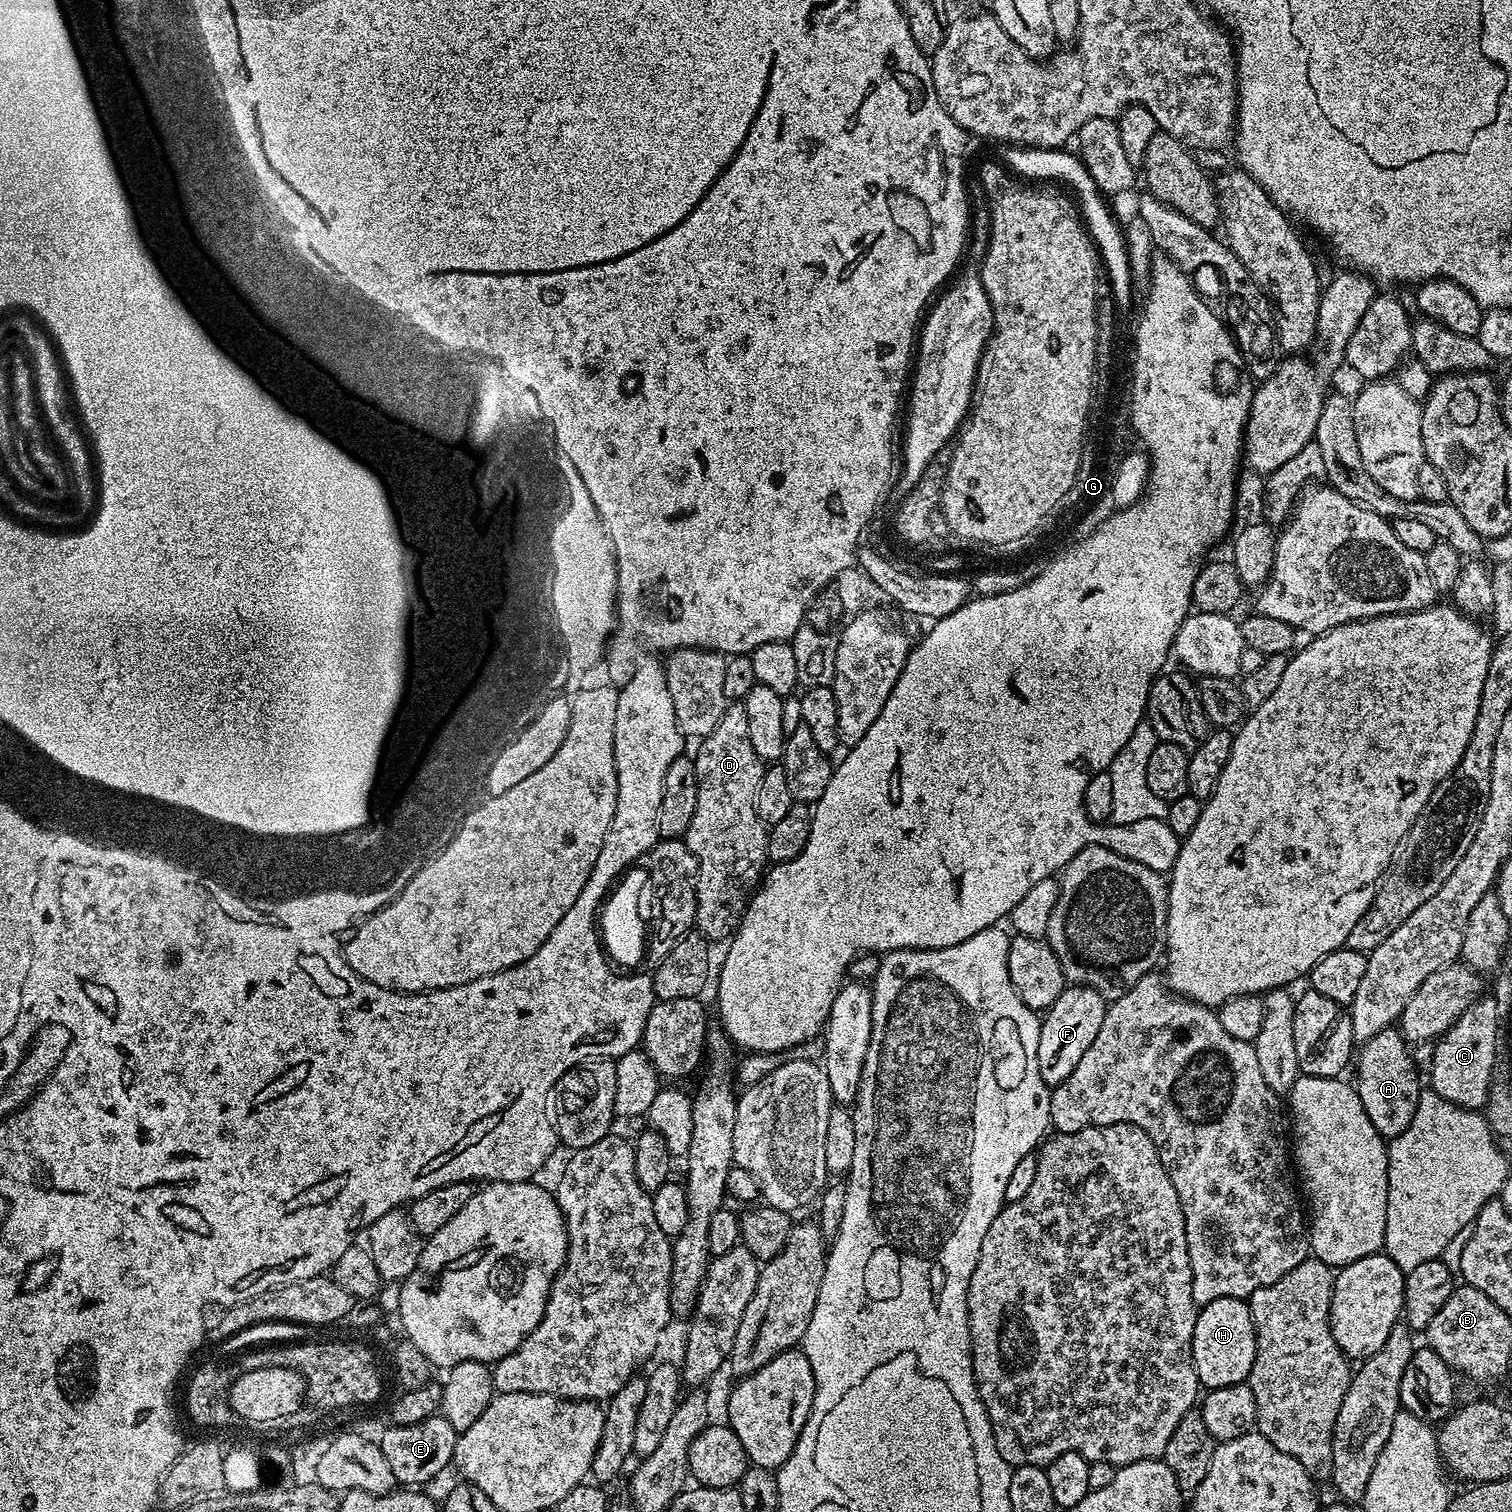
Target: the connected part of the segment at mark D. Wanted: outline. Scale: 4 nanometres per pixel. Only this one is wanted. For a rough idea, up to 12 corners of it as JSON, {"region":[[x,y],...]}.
{"region":[[732,702],[694,755],[695,931],[727,941],[766,872],[766,764]]}

